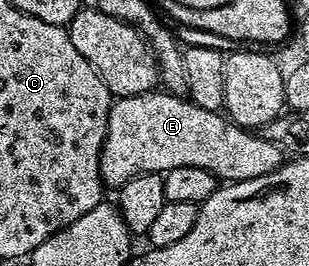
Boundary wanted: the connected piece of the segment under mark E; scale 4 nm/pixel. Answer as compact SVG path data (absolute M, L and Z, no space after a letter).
M152 90L136 96L121 96L112 103L107 115L107 136L103 140L103 149L99 155L99 172L103 176L104 185L122 186L140 172L162 174L177 166L201 166L208 168L220 181L234 182L261 178L265 169L268 172L277 170L285 163L283 151L279 144L254 131L240 128L226 115L201 110L201 106L191 103L190 99L182 95L166 90Z

